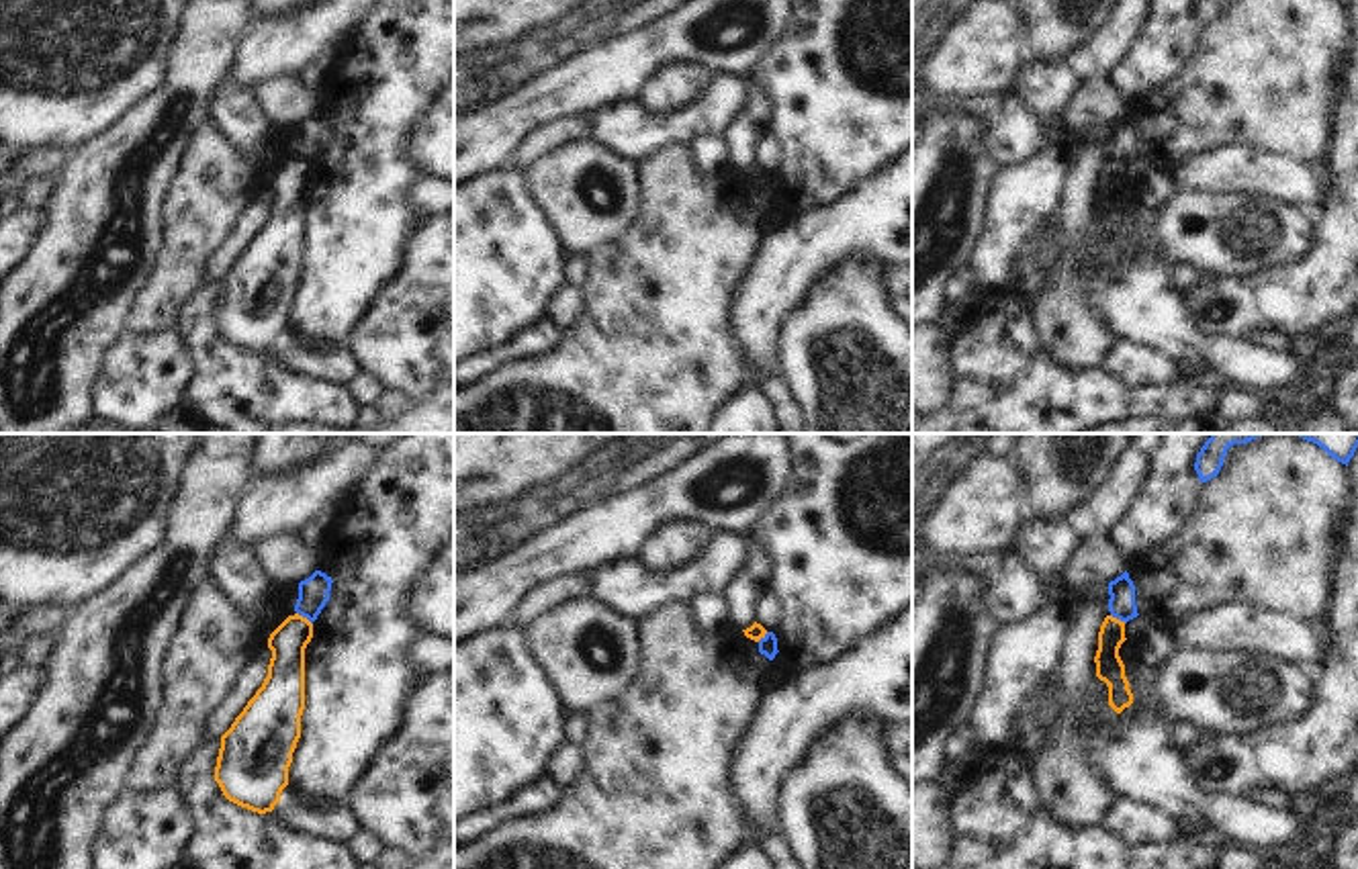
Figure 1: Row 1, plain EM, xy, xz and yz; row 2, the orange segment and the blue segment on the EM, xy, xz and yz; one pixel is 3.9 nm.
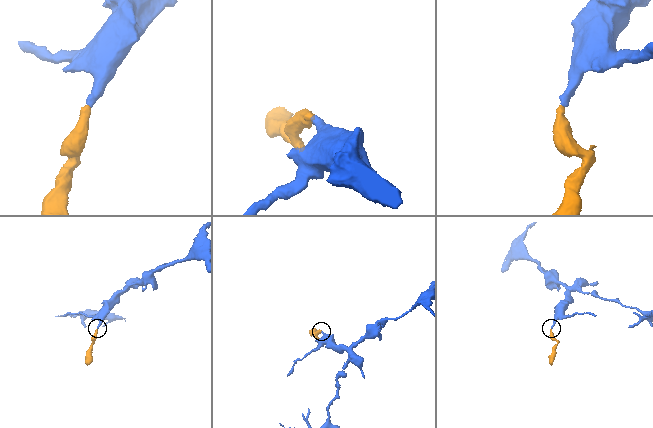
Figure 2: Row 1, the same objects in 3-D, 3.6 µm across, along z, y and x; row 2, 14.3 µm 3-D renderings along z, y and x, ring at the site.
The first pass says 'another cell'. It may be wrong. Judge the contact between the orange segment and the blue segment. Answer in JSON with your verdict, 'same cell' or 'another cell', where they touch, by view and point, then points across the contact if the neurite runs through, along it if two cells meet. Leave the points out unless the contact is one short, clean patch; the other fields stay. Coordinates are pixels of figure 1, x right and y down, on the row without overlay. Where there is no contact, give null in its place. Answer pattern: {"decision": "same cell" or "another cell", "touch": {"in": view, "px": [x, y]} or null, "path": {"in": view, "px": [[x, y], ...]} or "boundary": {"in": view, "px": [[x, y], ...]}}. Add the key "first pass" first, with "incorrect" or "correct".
{"first pass": "correct", "decision": "another cell", "touch": {"in": "xy", "px": [305, 160]}, "boundary": {"in": "xy", "px": [[297, 154], [311, 166]]}}

